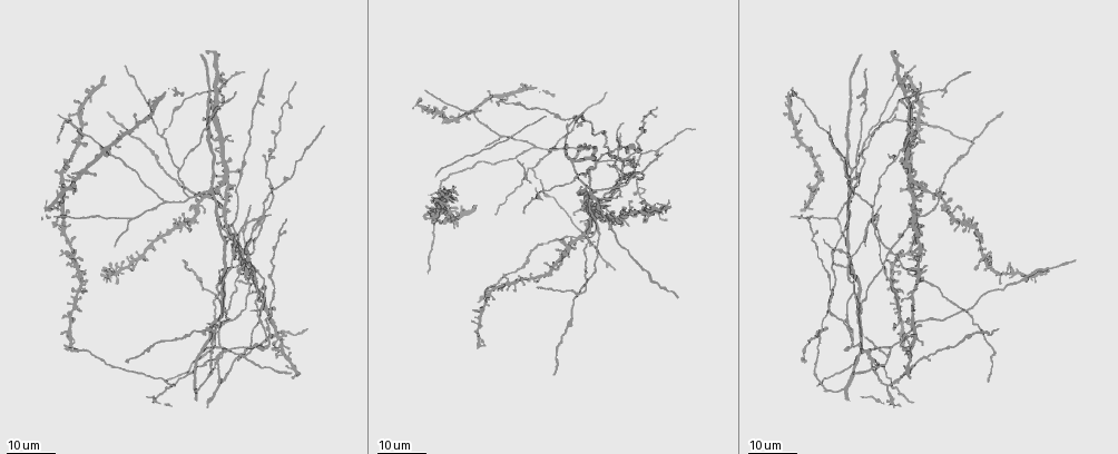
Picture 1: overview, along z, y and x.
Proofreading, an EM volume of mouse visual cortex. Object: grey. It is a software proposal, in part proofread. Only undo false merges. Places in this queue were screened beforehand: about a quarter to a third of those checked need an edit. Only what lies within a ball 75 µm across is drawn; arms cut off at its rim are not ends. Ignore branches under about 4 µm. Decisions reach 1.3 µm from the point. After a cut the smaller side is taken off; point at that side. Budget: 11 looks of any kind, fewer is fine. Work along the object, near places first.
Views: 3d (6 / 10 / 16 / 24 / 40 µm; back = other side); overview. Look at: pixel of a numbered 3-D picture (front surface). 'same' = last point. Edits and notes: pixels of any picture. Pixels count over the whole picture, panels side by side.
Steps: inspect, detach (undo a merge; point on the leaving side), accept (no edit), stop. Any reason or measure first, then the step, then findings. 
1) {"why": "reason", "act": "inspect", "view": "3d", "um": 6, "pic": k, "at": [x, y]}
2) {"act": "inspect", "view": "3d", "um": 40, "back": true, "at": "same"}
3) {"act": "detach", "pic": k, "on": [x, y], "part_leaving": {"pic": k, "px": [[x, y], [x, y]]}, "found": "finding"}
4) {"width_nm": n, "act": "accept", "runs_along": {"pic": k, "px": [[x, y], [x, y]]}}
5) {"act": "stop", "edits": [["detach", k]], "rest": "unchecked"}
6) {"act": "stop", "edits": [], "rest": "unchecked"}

{"why": "three-way junction", "act": "inspect", "view": "3d", "um": 16, "pic": 1, "at": [616, 187]}

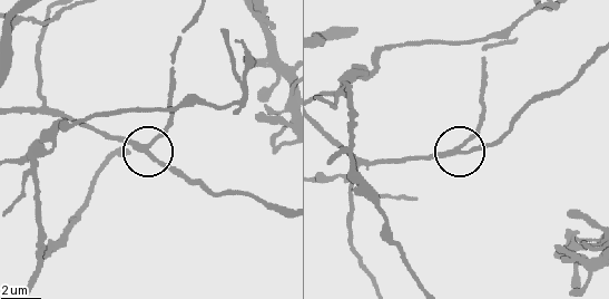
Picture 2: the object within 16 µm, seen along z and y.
{"act": "inspect", "view": "3d", "um": 10, "pic": 2, "at": [144, 147]}

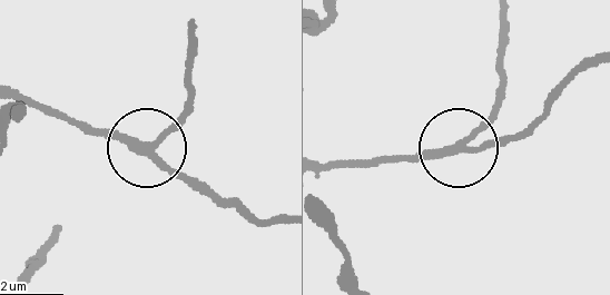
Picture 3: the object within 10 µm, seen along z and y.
{"act": "inspect", "view": "3d", "um": 10, "back": true, "pic": 3, "at": [464, 147]}

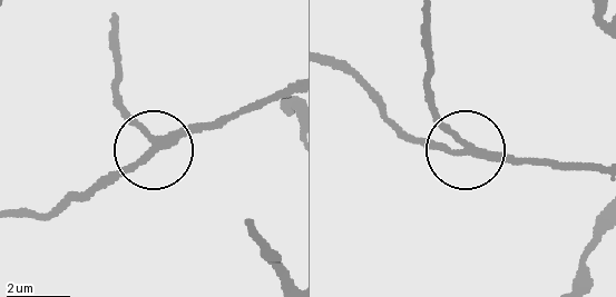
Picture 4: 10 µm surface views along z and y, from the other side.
{"act": "accept", "runs_along": {"pic": 4, "px": [[286, 90], [154, 140], [114, 100]]}, "found": "one neuron here"}

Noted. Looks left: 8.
{"why": "four arms meet", "act": "inspect", "view": "3d", "um": 16, "pic": 1, "at": [223, 226]}

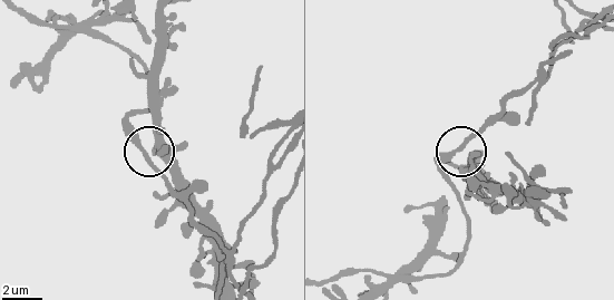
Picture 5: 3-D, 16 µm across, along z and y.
{"act": "inspect", "view": "3d", "um": 6, "pic": 5, "at": [143, 152]}

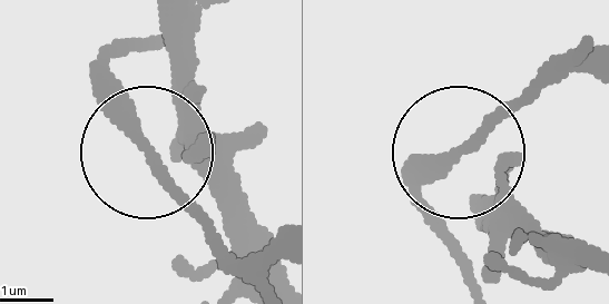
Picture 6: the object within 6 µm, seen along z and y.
{"why": "from behind", "act": "inspect", "view": "3d", "um": 6, "back": true, "pic": 6, "at": [460, 154]}

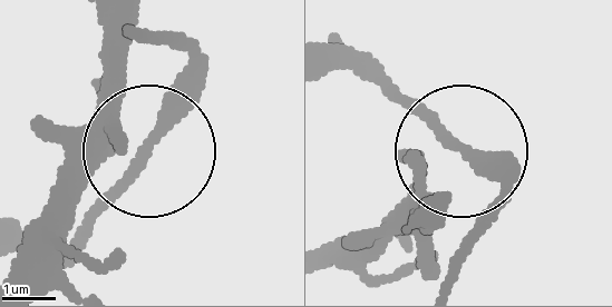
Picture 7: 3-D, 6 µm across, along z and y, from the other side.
{"width_nm": 170, "act": "accept", "found": "one neuron here"}

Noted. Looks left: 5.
{"why": "looks like a crossing", "act": "inspect", "view": "3d", "um": 16, "pic": 1, "at": [242, 251]}

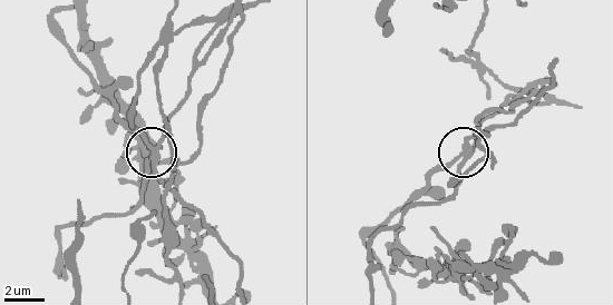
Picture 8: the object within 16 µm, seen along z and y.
{"why": "closer look", "act": "inspect", "view": "3d", "um": 6, "pic": 8, "at": [461, 154]}

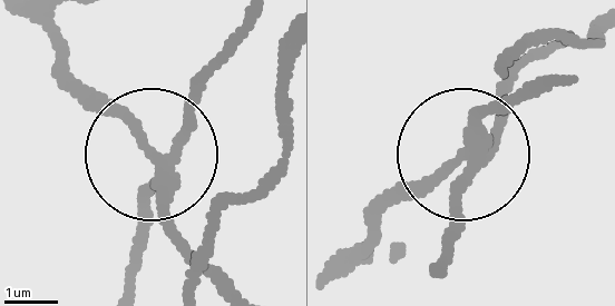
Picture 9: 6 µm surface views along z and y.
{"act": "detach", "pic": 9, "on": [192, 115], "part_leaving": {"pic": 9, "px": [[168, 166], [235, 25]]}, "found": "a second neuron is stuck on"}

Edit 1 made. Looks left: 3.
{"act": "inspect", "view": "overview"}

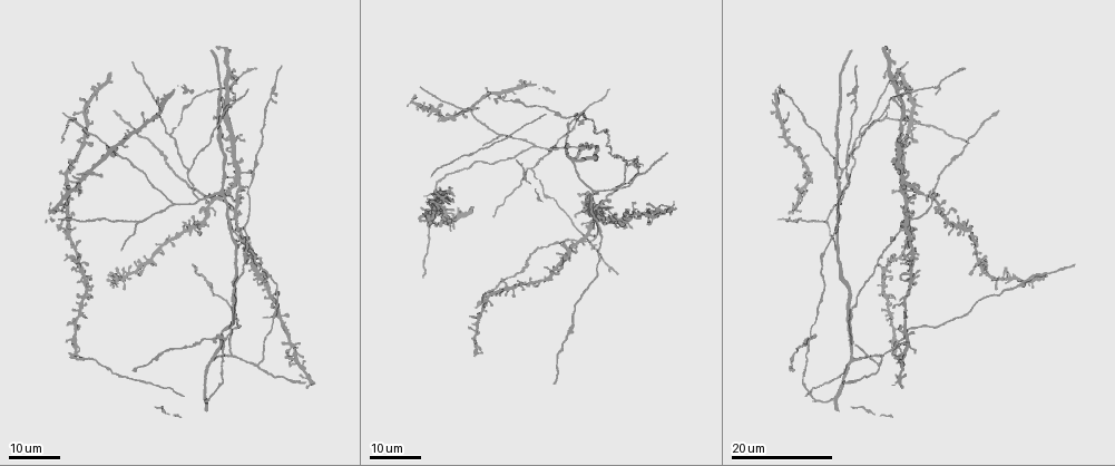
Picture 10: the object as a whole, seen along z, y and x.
{"act": "inspect", "view": "3d", "um": 16, "pic": 10, "at": [202, 199]}

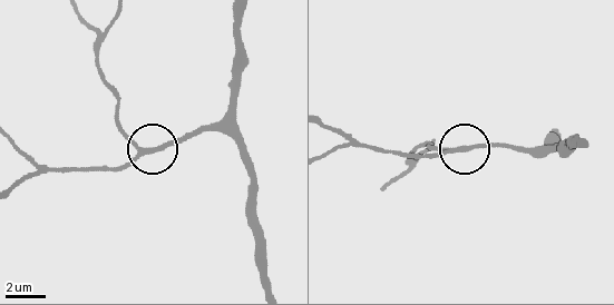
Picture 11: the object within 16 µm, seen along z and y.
{"why": "zoom in", "act": "inspect", "view": "3d", "um": 6, "pic": 11, "at": [142, 151]}

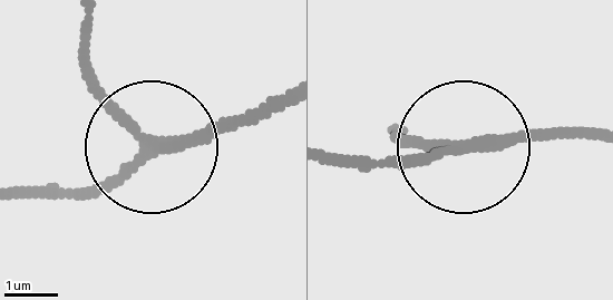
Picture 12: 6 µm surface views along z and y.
{"width_nm": 200, "act": "accept", "runs_along": {"pic": 12, "px": [[37, 193], [98, 189], [143, 141], [85, 38]]}, "found": "one neuron here"}

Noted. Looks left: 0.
{"act": "stop", "edits": [["detach", 9]], "rest": "unchecked"}

